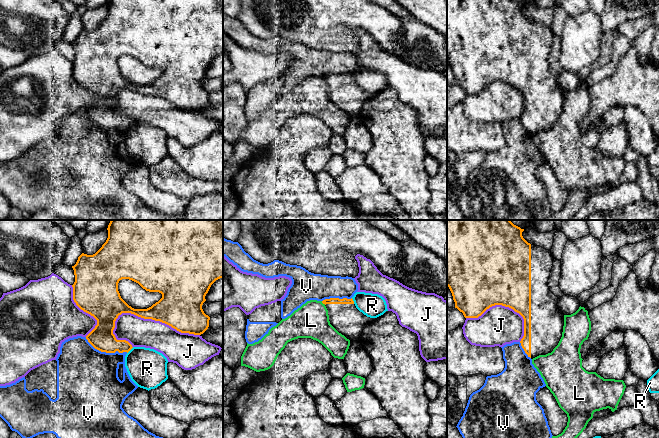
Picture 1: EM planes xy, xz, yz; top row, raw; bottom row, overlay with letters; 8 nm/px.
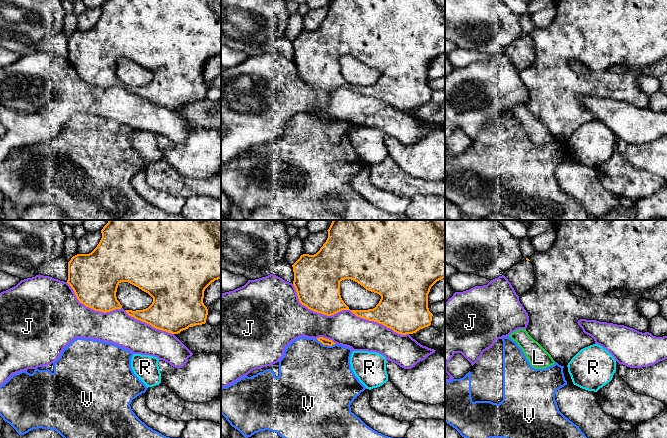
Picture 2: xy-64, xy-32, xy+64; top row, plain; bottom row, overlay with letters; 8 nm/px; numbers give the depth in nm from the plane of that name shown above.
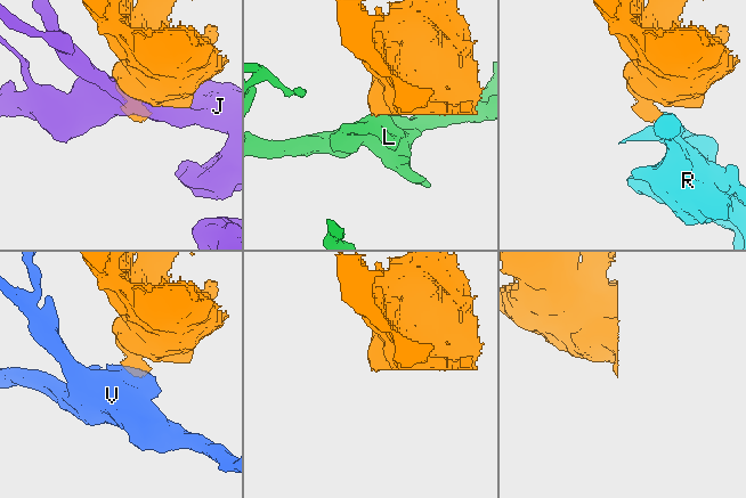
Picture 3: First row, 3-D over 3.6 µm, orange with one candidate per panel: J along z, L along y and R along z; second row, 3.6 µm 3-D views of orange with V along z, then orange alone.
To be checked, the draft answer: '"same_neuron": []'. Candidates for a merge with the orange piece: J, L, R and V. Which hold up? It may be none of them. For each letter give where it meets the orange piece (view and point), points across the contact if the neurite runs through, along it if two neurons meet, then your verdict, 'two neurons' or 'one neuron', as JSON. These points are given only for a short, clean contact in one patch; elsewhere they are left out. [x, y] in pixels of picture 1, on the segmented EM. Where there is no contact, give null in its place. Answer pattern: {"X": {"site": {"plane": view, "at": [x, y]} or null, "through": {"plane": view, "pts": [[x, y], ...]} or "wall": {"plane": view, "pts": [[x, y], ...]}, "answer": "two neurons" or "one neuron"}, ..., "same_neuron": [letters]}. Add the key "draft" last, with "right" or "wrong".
{"J": {"site": {"plane": "xy", "at": [152, 319]}, "answer": "two neurons"}, "L": {"site": {"plane": "xz", "at": [323, 303]}, "wall": {"plane": "xz", "pts": [[321, 301], [325, 304]]}, "answer": "two neurons"}, "R": {"site": {"plane": "xy", "at": [130, 349]}, "wall": {"plane": "xy", "pts": [[133, 347], [127, 353]]}, "answer": "two neurons"}, "V": {"site": {"plane": "xy", "at": [106, 352]}, "wall": {"plane": "xy", "pts": [[85, 337], [95, 348], [101, 351], [127, 352]]}, "answer": "two neurons"}, "same_neuron": [], "draft": "right"}

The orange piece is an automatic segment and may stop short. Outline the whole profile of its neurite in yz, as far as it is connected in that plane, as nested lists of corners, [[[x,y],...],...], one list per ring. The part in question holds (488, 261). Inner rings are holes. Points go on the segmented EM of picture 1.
[[[447,220],[447,286],[455,308],[465,318],[478,318],[487,309],[502,305],[513,309],[524,319],[524,336],[520,343],[531,359],[551,353],[563,332],[564,314],[558,308],[558,297],[548,287],[553,266],[550,250],[531,245],[522,236],[524,229],[510,220]]]

